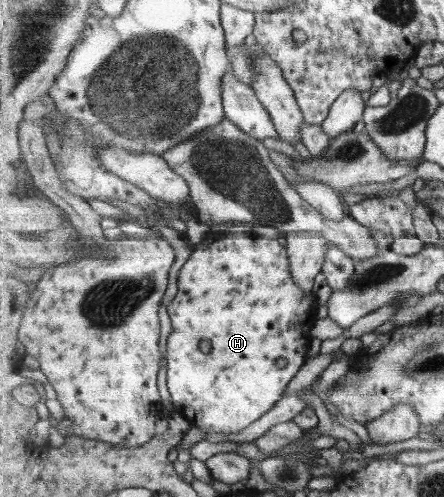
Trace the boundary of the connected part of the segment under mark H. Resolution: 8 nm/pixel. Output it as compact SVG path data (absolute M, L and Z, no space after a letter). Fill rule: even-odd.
M186 220L187 230L185 235L194 241L194 252L189 261L180 270L178 276L178 291L173 301L168 305L171 320L173 320L173 334L169 336L169 368L167 368L167 387L172 398L172 404L176 412L183 413L193 424L203 430L203 432L223 432L233 434L251 426L257 422L264 414L267 414L279 400L282 400L286 393L286 388L291 381L294 381L303 365L308 359L309 342L313 324L317 321L317 300L315 294L307 296L306 292L296 283L292 275L289 252L287 244L281 244L277 239L255 236L251 233L228 233L235 230L234 223L203 223L200 220ZM201 340L210 340L212 349L205 354L201 350ZM285 358L287 363L284 367L277 366L277 360Z

